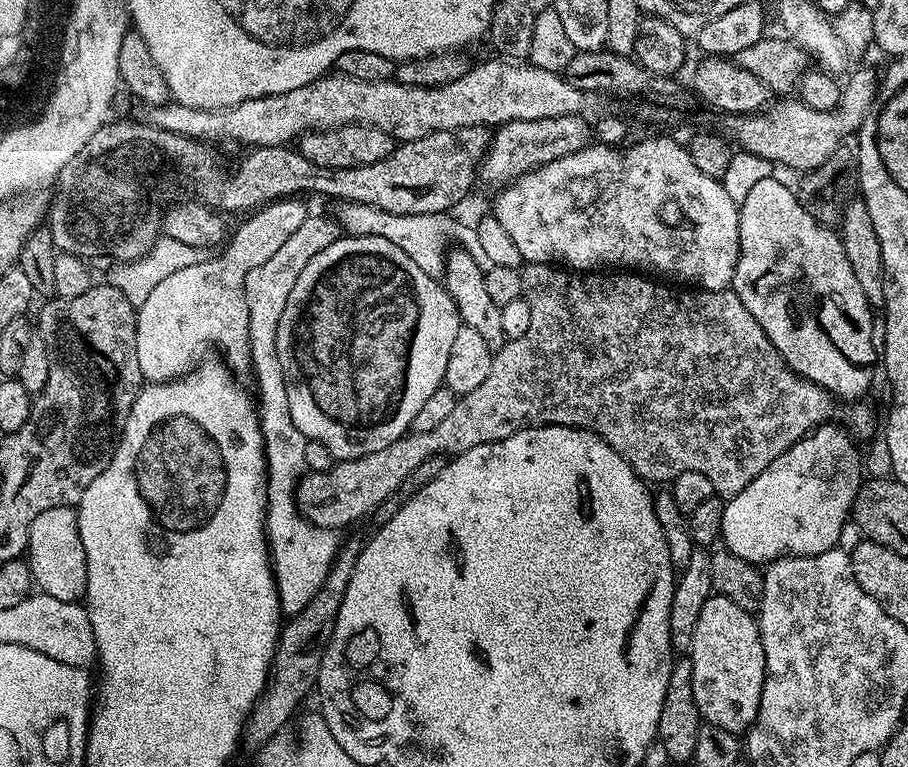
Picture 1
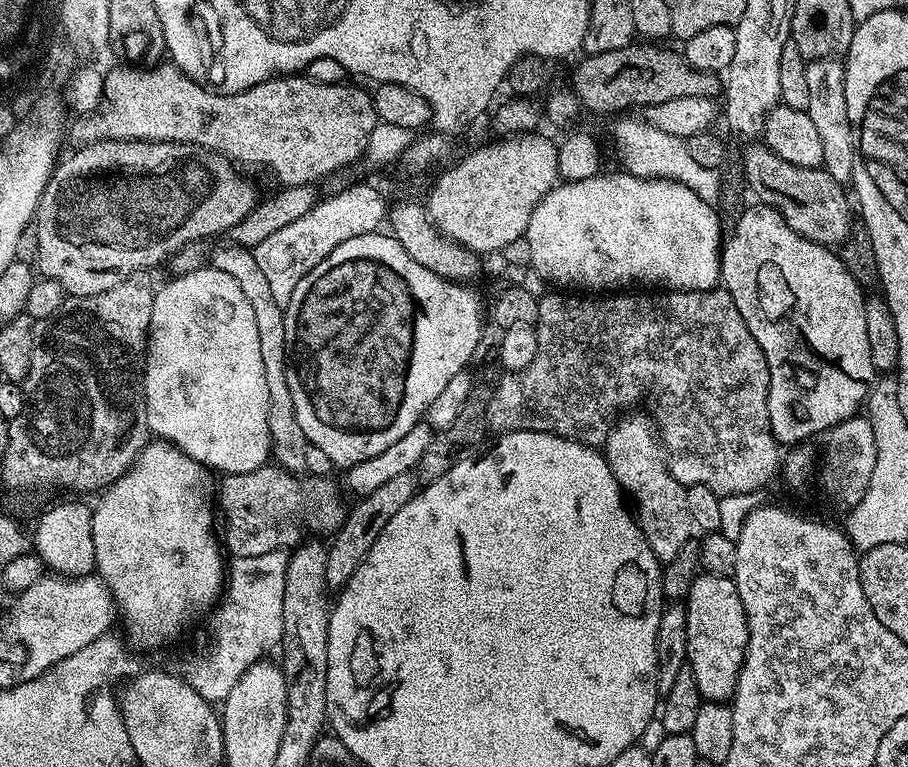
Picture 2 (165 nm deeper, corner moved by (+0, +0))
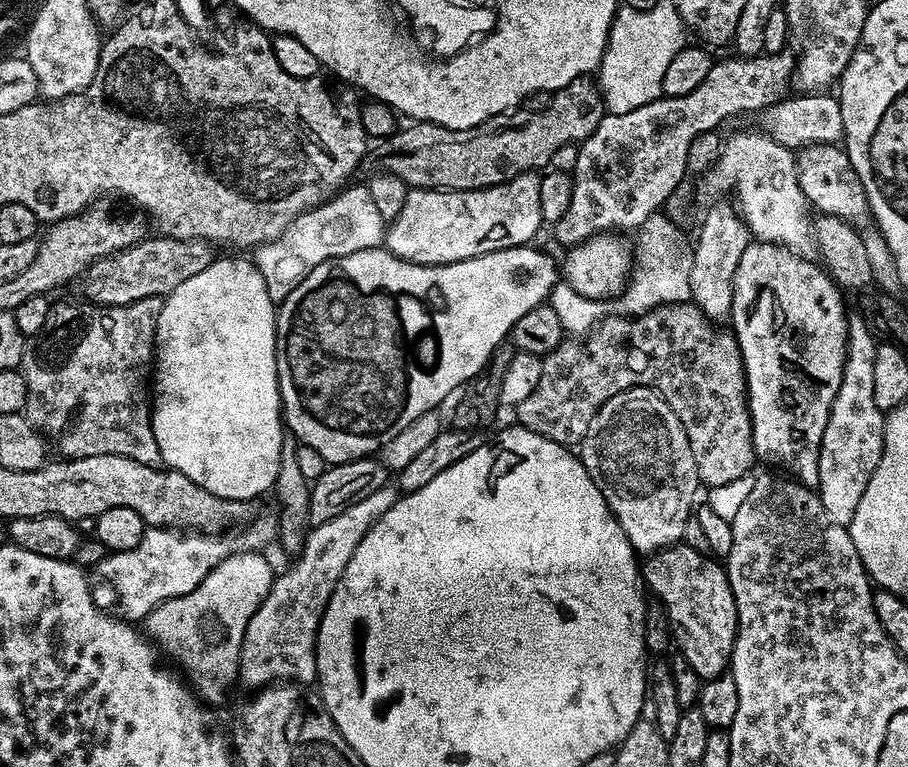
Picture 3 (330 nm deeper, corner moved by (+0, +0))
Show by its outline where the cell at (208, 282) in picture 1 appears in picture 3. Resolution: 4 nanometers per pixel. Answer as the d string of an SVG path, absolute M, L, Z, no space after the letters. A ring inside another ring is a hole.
M228 254L216 258L206 270L199 271L194 278L178 286L177 289L163 297L164 305L162 314L158 314L156 323L156 342L154 345L154 395L150 400L150 411L152 413L152 429L154 438L158 442L161 461L174 472L186 474L190 482L198 482L202 490L210 490L218 498L227 500L242 500L245 502L255 501L255 496L263 492L271 493L278 478L279 463L282 462L282 448L286 437L286 425L282 415L280 402L280 389L270 386L266 390L257 390L256 383L266 382L271 385L274 380L276 366L276 313L278 311L277 301L270 298L270 290L266 290L266 278L257 270L251 259L243 260L243 255Z

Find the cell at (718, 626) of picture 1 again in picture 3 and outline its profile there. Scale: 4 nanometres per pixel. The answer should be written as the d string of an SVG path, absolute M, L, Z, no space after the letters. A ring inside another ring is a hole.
M683 542L662 552L653 552L645 560L648 561L643 561L642 579L647 591L666 610L679 655L694 666L701 681L725 675L732 663L736 641L736 603L725 565Z

